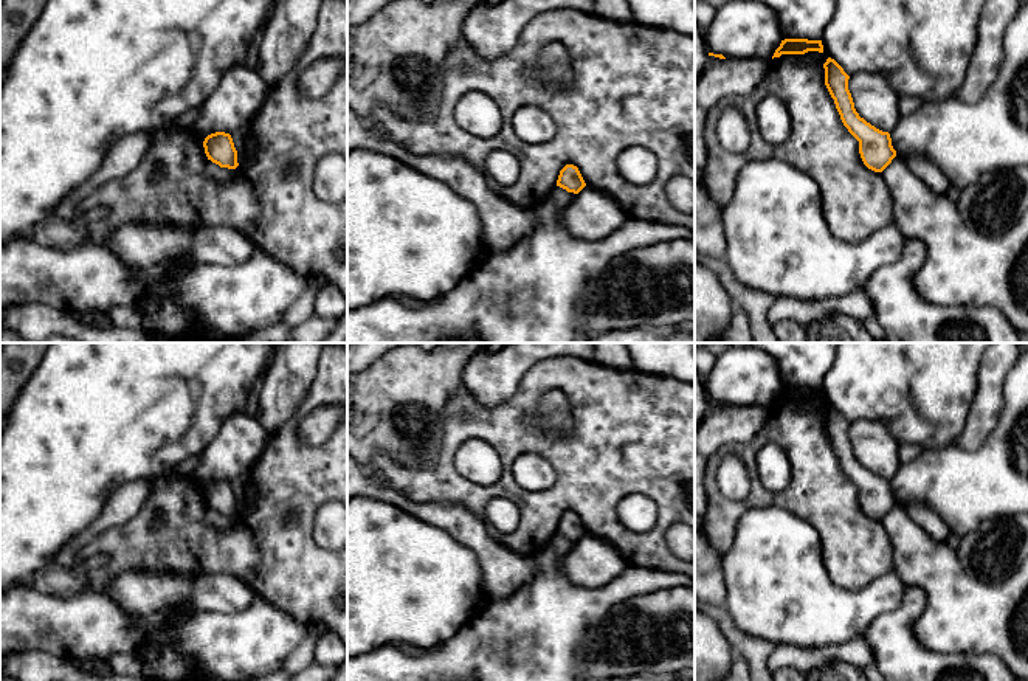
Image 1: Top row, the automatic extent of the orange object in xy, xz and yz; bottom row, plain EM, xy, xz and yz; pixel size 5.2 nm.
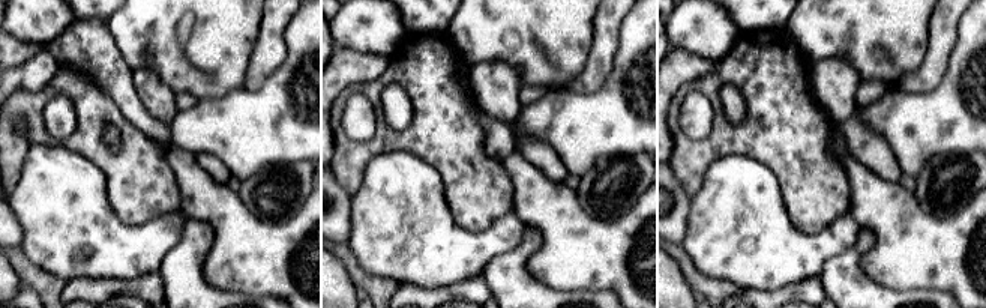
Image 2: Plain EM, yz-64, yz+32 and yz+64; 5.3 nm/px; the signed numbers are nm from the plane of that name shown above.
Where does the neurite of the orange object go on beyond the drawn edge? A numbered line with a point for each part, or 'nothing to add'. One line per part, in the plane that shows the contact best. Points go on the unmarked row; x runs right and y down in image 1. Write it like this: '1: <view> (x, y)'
nothing to add

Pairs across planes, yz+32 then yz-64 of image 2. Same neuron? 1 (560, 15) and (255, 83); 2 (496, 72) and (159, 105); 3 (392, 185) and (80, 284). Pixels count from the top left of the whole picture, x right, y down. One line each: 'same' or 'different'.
1: different
2: same
3: different

